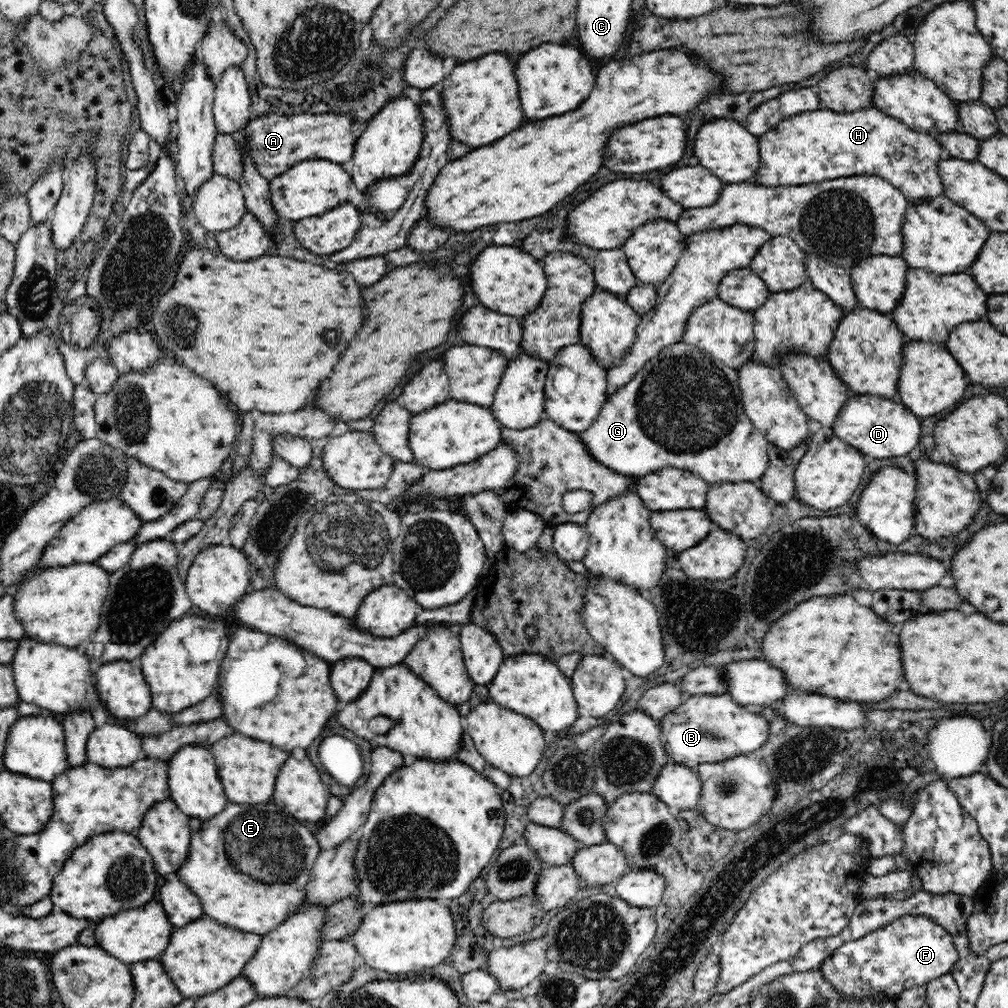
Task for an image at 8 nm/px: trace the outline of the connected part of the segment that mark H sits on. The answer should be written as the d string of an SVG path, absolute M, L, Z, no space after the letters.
M876 107L856 112L834 112L816 109L782 120L774 130L760 136L760 168L752 182L767 187L786 187L834 180L838 176L881 176L893 184L910 201L944 195L942 179L938 176L938 162L951 158L950 153L936 141L936 136L922 134L906 126L901 120L884 114Z

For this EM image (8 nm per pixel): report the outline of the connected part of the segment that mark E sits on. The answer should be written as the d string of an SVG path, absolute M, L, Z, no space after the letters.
M229 802L218 816L210 819L210 824L212 822L228 822L224 840L230 864L238 868L242 874L250 874L266 884L278 884L272 882L272 876L276 874L282 874L282 882L286 884L294 882L302 870L312 870L320 854L314 832L302 826L296 818L278 805L274 806L274 802L243 805Z

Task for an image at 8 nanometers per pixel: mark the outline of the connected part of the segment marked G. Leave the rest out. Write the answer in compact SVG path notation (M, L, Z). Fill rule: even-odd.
M684 341L677 342L662 349L658 356L655 356L644 364L641 371L637 372L629 383L626 383L624 387L617 388L617 391L613 395L610 395L609 399L602 405L600 414L598 418L594 420L594 424L591 424L590 428L585 432L580 433L580 437L582 437L582 443L584 443L589 453L592 454L594 460L627 478L630 478L630 476L640 478L640 476L646 476L646 474L650 474L650 472L662 470L662 468L666 468L666 466L674 466L674 468L690 470L690 472L702 476L702 478L704 478L706 482L710 482L710 484L718 484L718 482L753 481L764 476L764 472L767 469L766 466L769 464L768 446L770 443L766 441L762 432L759 432L754 427L752 421L744 412L737 369L726 366L723 362L706 354L698 347Z

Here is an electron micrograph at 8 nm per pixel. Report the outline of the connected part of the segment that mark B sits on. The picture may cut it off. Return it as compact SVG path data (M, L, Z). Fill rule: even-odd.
M730 693L720 696L696 695L687 697L678 708L660 720L658 740L671 762L696 771L701 764L718 763L735 756L759 752L770 736L768 719L734 702Z

